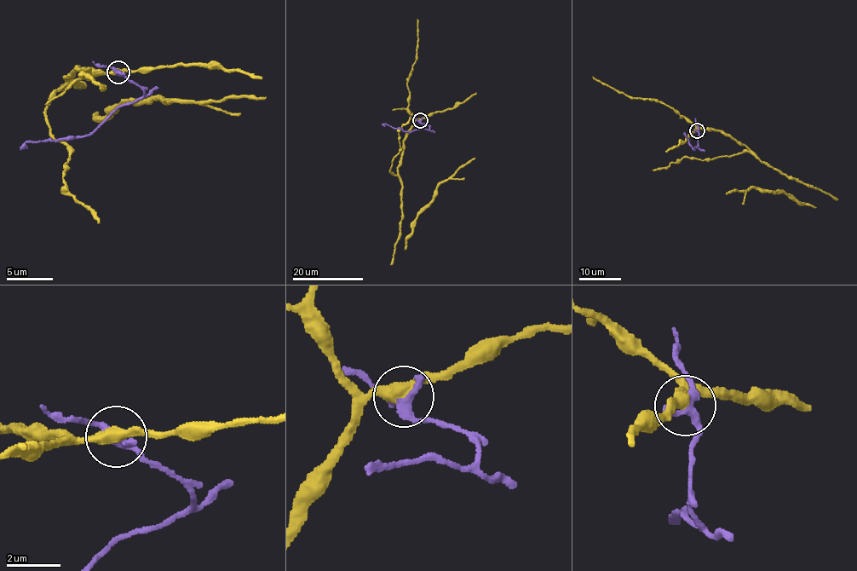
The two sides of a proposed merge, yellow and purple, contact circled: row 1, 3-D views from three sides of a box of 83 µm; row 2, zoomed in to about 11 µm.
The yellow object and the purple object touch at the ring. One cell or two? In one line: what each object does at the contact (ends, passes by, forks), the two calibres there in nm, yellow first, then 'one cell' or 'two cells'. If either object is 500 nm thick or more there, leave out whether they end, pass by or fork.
yellow passes by; purple passes by; 400 nm thick on the yellow side, 320 nm on the other; two cells

